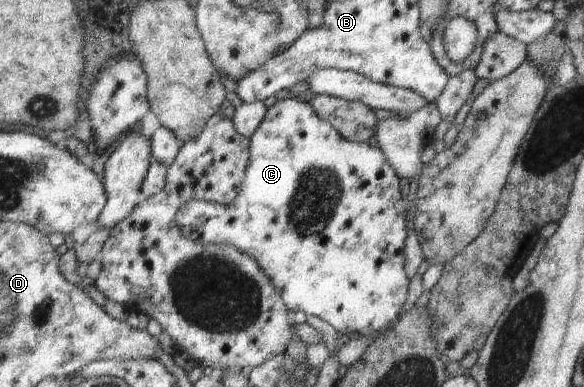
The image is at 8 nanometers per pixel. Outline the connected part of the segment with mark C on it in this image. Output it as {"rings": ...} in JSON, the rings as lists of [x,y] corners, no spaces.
{"rings":[[[296,97],[280,99],[272,105],[267,112],[264,122],[254,132],[251,139],[251,155],[249,169],[246,171],[240,196],[230,206],[222,206],[216,202],[206,200],[192,200],[186,206],[182,206],[178,212],[178,226],[182,228],[182,234],[186,238],[192,238],[194,242],[206,242],[206,244],[218,244],[218,246],[234,246],[242,250],[244,254],[250,254],[250,258],[256,258],[262,270],[273,279],[274,286],[281,292],[282,298],[289,309],[297,313],[304,311],[308,316],[316,316],[330,324],[338,336],[358,334],[362,338],[372,336],[374,332],[384,330],[390,322],[395,322],[400,310],[406,302],[406,291],[409,280],[404,274],[403,250],[405,246],[406,231],[404,228],[405,205],[400,197],[399,178],[394,174],[392,167],[386,162],[382,151],[368,143],[352,142],[347,140],[334,130],[329,122],[317,117],[313,106]]]}

